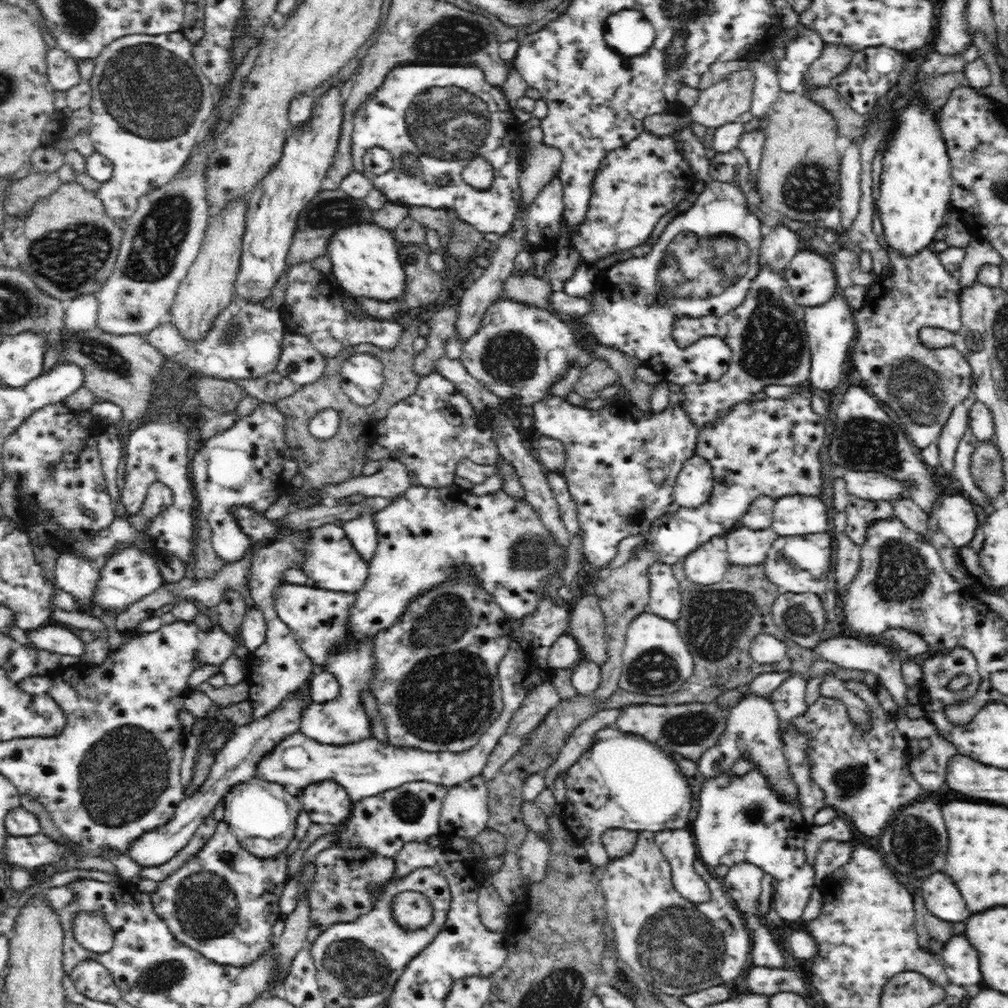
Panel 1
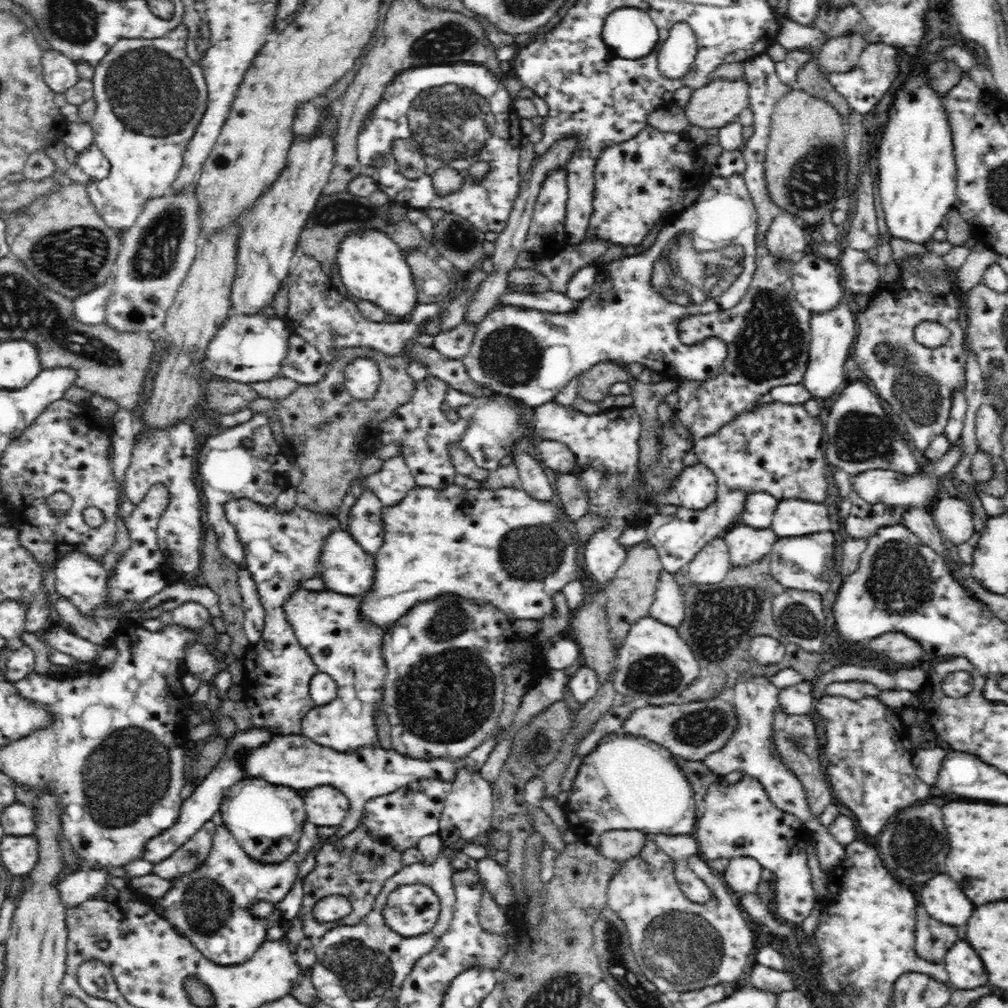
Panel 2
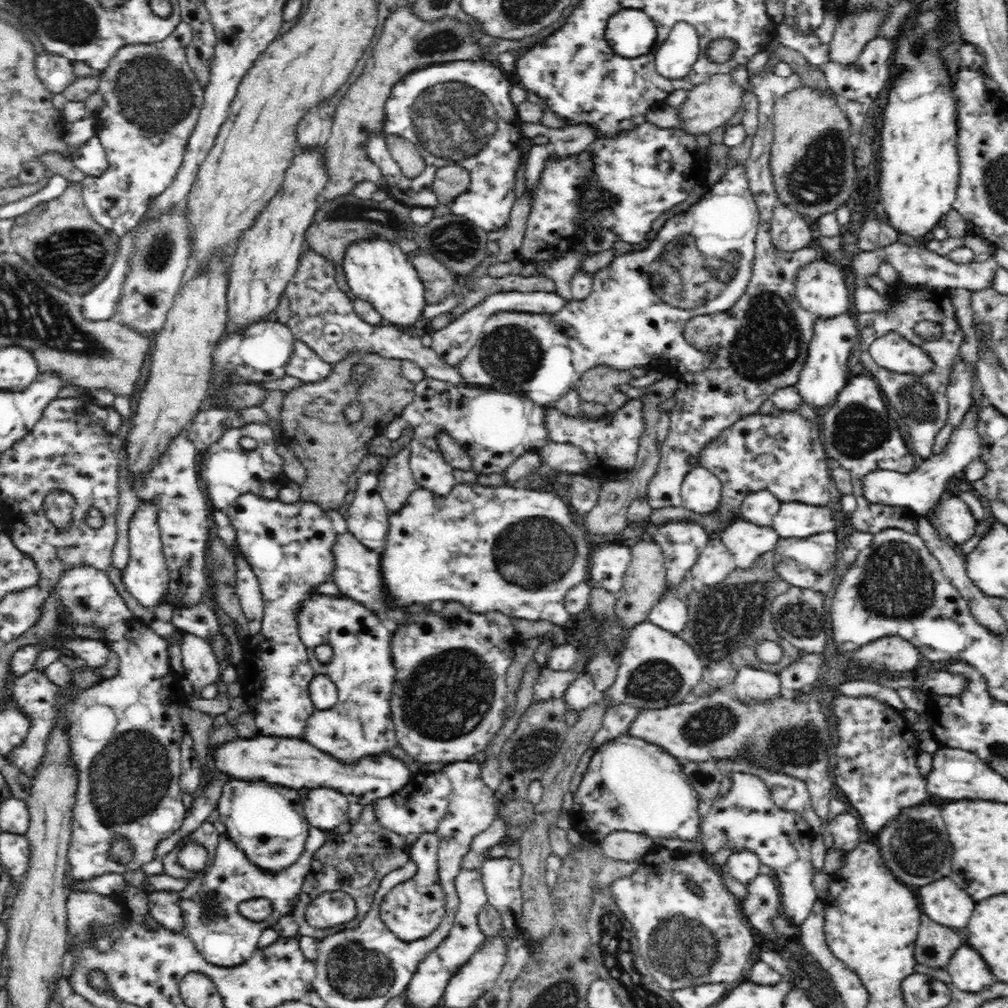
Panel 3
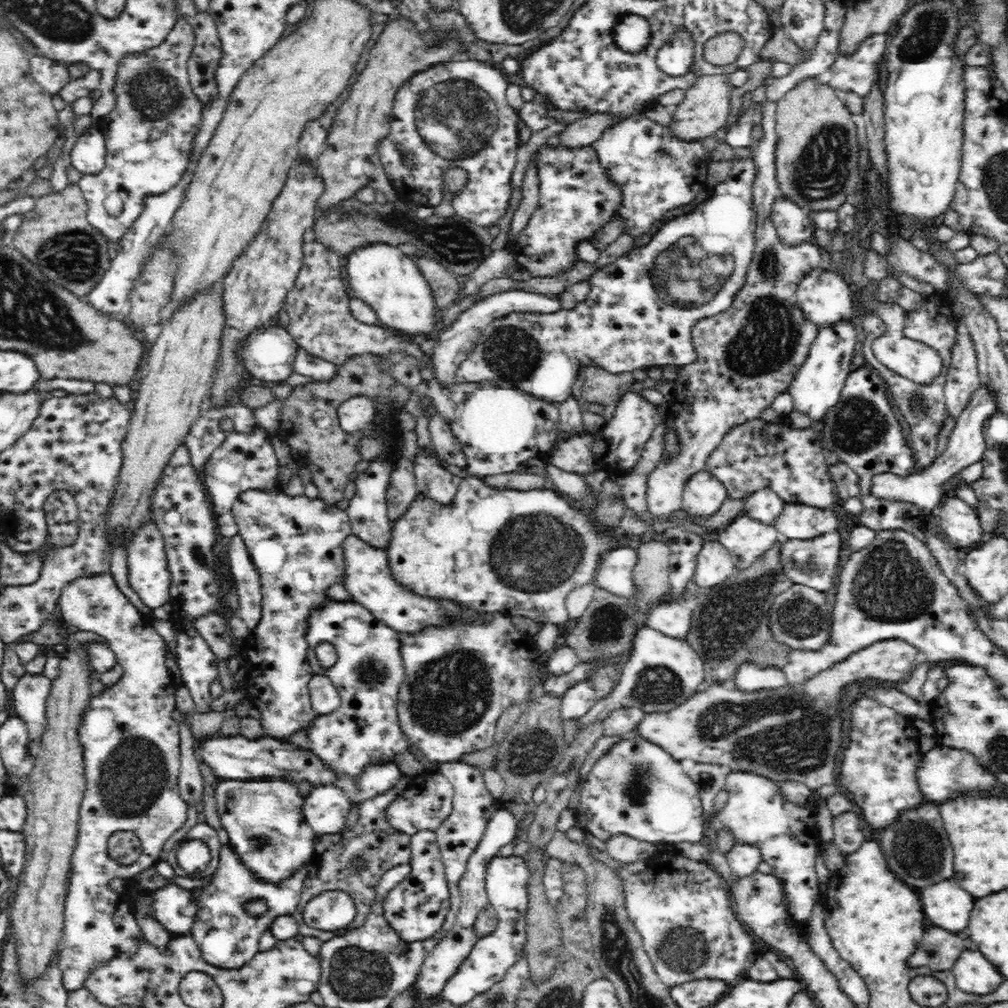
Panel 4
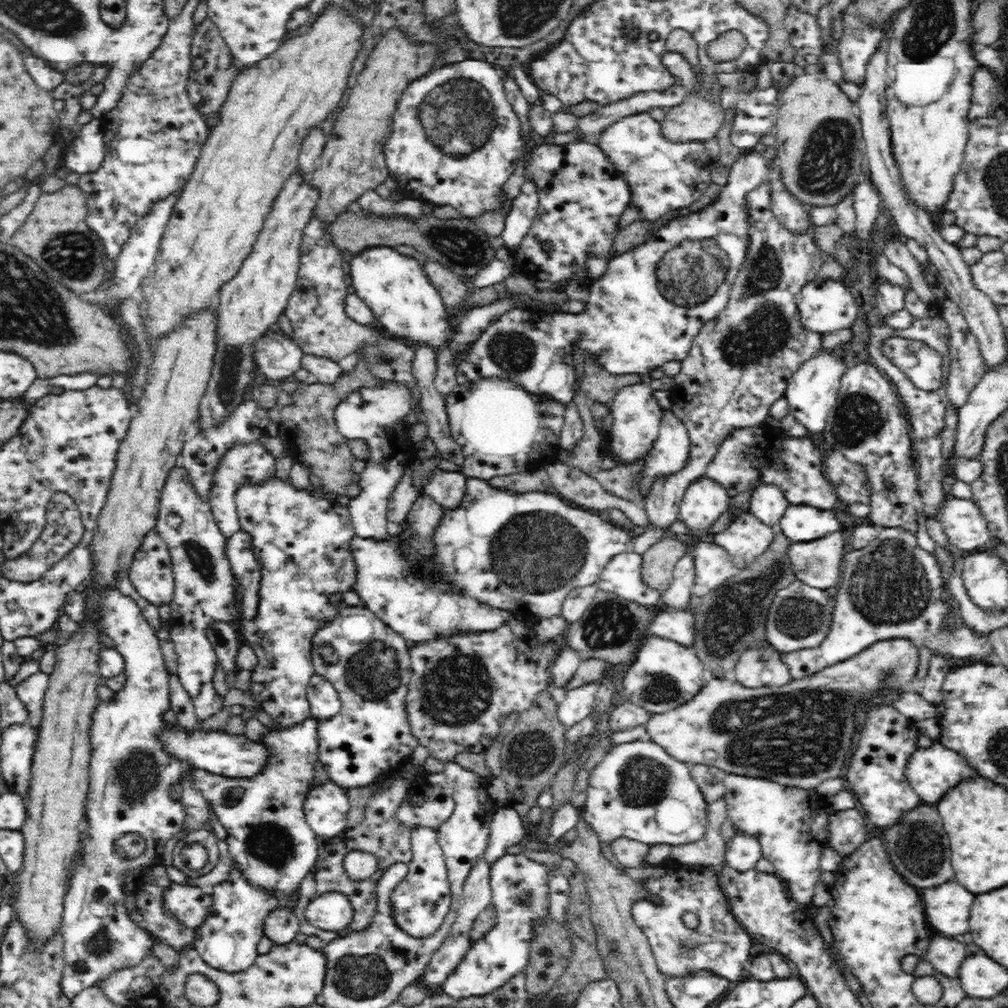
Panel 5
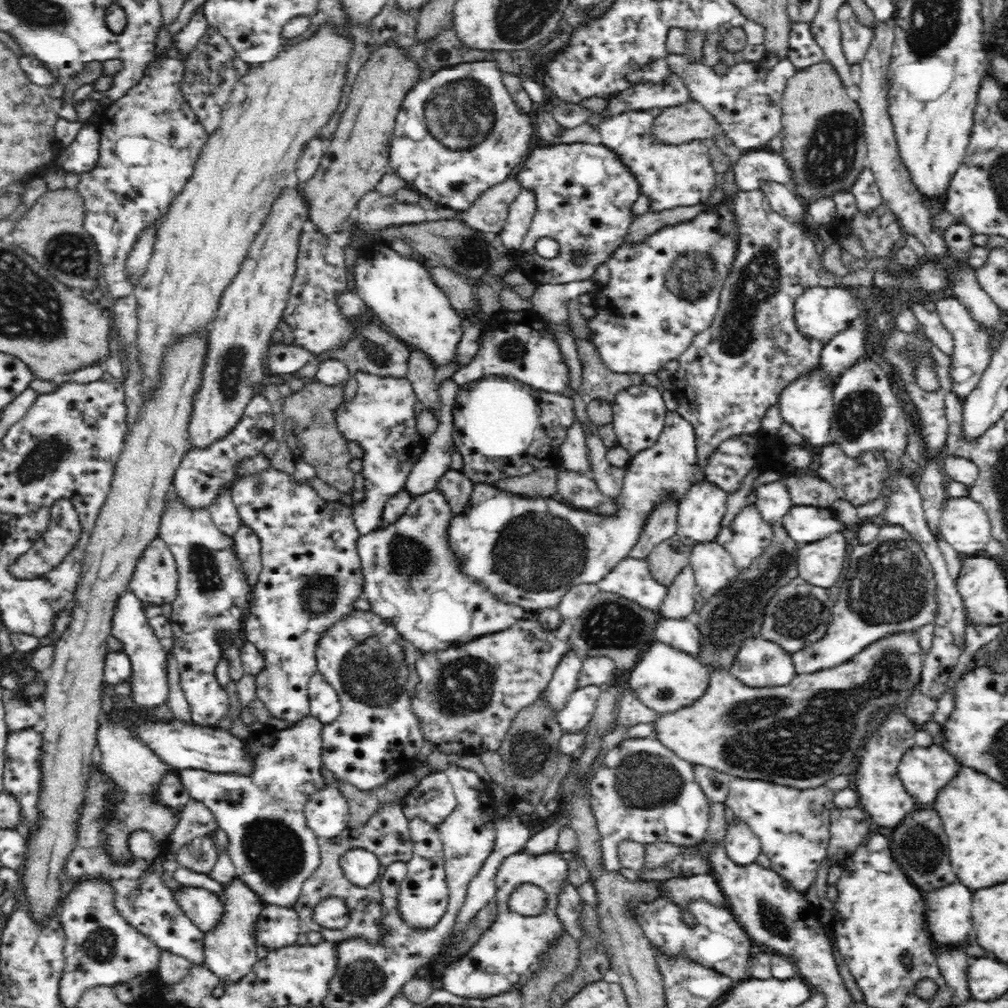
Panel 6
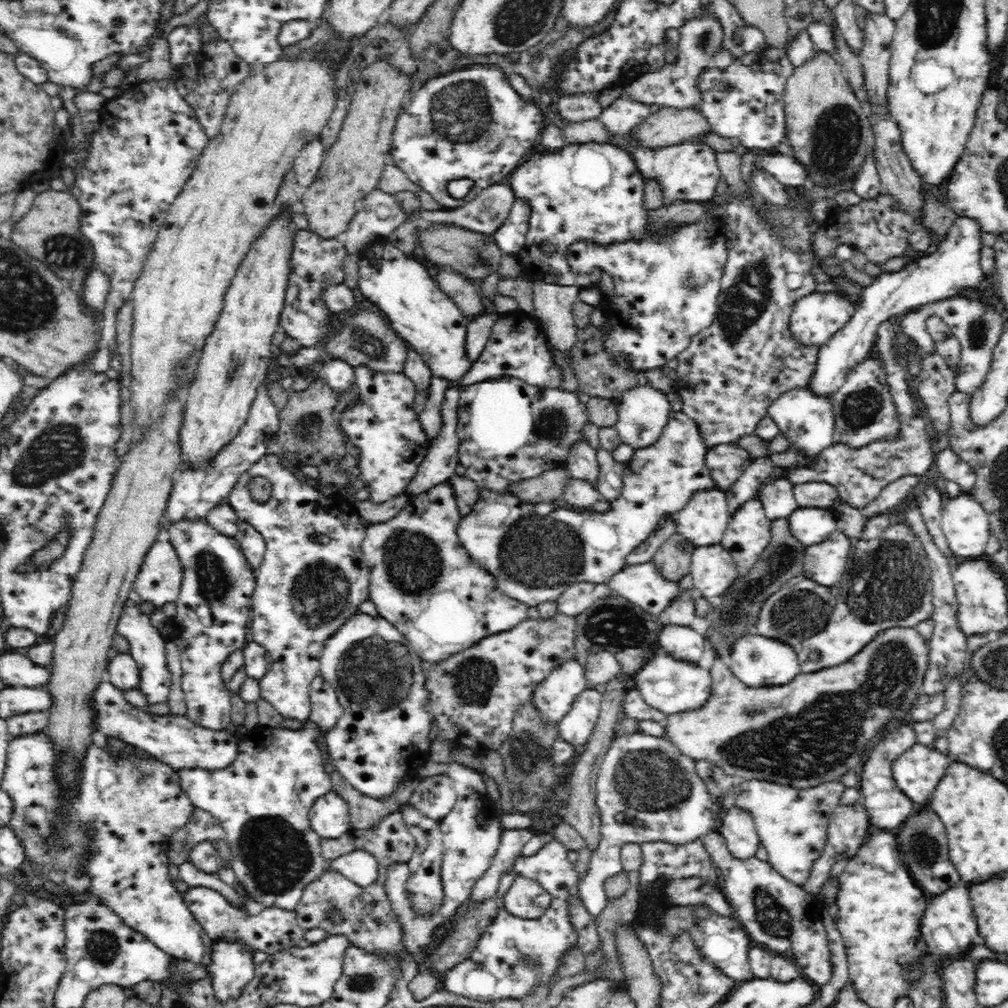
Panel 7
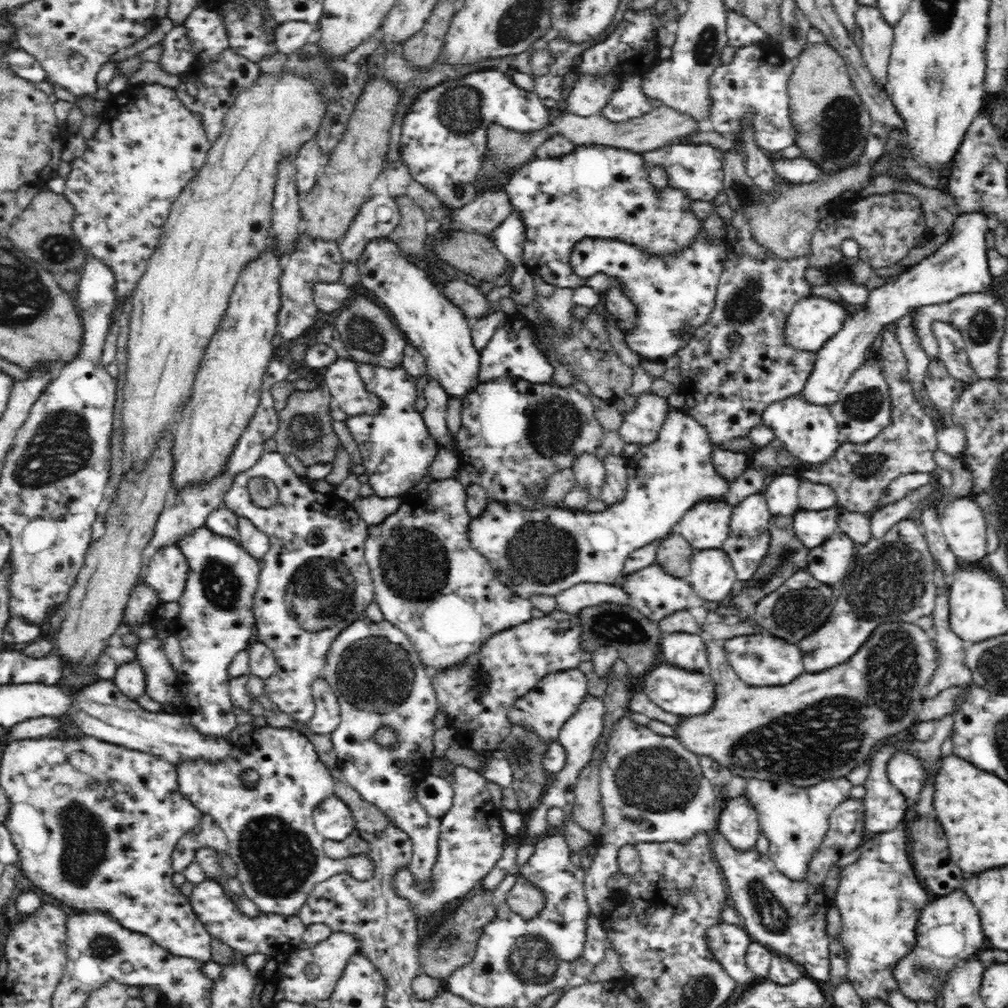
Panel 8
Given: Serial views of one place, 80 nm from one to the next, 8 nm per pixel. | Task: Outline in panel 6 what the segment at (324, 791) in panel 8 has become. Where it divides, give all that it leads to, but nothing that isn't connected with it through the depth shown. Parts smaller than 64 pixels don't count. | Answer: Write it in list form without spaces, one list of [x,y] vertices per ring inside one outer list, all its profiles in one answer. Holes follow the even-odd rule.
[[[308,716],[286,729],[274,730],[264,727],[262,731],[252,732],[246,742],[246,753],[252,759],[250,774],[217,773],[203,770],[186,769],[176,771],[194,803],[203,804],[216,817],[219,827],[229,838],[228,853],[237,873],[255,896],[265,905],[293,908],[298,902],[302,886],[310,875],[321,866],[319,836],[307,825],[306,803],[326,788],[322,778],[325,767],[322,751],[322,732],[325,727],[320,720]],[[350,850],[341,860],[344,876],[356,886],[370,886],[382,875],[378,858],[370,851]]]

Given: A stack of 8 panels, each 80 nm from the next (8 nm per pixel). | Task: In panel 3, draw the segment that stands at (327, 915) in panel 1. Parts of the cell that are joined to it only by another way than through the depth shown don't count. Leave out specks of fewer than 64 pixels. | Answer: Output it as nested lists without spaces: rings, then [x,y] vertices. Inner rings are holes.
[[[378,800],[365,804],[360,811],[358,820],[351,825],[351,829],[345,834],[337,836],[335,844],[338,850],[324,860],[322,870],[316,872],[316,874],[314,874],[314,860],[312,860],[311,871],[302,884],[301,893],[299,894],[300,899],[294,911],[291,912],[293,919],[299,924],[299,936],[322,940],[330,936],[330,934],[332,935],[332,930],[321,930],[320,928],[316,930],[307,923],[305,917],[307,904],[312,902],[312,899],[319,894],[341,890],[348,893],[356,901],[358,912],[354,922],[342,924],[342,926],[336,928],[337,932],[343,932],[346,928],[354,928],[358,924],[358,920],[362,920],[366,916],[372,906],[381,878],[388,871],[396,870],[396,868],[410,863],[411,859],[409,858],[409,846],[406,843],[406,837],[396,834],[396,832],[390,831],[390,829],[378,823],[376,809],[374,809],[377,802]]]

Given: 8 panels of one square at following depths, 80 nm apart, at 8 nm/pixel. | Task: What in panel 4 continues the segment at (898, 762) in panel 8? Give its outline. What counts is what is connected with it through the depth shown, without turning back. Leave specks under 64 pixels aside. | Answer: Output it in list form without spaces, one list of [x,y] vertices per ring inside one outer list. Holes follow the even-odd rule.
[[[939,744],[920,755],[915,764],[915,775],[918,789],[920,789],[923,799],[928,802],[944,802],[944,800],[952,798],[958,790],[988,792],[988,790],[992,790],[988,786],[998,784],[998,782],[994,782],[994,776],[991,776],[986,767],[982,766],[972,755]]]

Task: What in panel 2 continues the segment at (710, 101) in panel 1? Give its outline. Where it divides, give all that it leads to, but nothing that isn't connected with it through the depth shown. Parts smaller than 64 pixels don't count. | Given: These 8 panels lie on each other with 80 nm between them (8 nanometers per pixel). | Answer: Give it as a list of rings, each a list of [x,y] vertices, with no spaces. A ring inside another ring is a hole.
[[[721,77],[693,89],[690,100],[683,106],[683,113],[690,127],[722,129],[735,125],[737,116],[748,104],[744,77],[734,81]]]

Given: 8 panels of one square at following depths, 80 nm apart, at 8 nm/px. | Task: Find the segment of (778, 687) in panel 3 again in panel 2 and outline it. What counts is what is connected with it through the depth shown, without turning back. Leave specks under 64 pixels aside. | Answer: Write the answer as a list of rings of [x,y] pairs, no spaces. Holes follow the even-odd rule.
[[[754,673],[740,675],[732,687],[735,692],[734,707],[739,712],[741,724],[737,734],[723,750],[710,754],[709,758],[706,758],[704,762],[707,768],[712,769],[722,778],[732,772],[742,772],[744,775],[756,778],[778,810],[797,816],[803,825],[813,832],[822,872],[830,873],[846,858],[846,847],[838,844],[834,835],[830,833],[828,825],[824,825],[820,817],[812,814],[803,782],[782,765],[780,757],[772,747],[772,720],[779,706],[778,696],[781,689],[772,683],[770,676]]]

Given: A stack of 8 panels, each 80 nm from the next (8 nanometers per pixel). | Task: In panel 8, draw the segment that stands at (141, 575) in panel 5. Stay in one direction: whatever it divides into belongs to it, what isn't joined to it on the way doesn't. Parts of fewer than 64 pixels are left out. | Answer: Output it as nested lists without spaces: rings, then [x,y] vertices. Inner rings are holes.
[[[168,546],[147,555],[141,580],[150,583],[165,603],[178,602],[184,593],[188,574],[188,560],[180,547]]]

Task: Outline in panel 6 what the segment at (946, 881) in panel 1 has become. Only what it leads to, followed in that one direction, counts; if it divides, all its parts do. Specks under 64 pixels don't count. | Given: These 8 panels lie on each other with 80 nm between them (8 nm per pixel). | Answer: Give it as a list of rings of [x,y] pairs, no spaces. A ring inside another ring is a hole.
[[[950,884],[926,896],[926,924],[936,946],[961,947],[972,930],[972,891],[963,884]]]

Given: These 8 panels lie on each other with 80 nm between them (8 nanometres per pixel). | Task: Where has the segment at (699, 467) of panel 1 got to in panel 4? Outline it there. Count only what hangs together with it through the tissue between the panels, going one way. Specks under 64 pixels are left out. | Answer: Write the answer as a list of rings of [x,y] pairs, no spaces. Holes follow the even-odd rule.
[[[702,470],[686,484],[681,509],[694,520],[708,520],[720,510],[726,498],[726,487],[708,471]]]

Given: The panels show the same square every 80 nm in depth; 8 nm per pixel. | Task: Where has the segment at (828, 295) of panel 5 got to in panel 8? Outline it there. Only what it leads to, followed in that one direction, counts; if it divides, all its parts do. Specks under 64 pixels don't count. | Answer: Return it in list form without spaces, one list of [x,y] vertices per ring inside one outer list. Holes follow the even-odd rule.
[[[810,295],[800,300],[788,314],[782,331],[783,342],[799,352],[816,353],[835,333],[840,332],[852,311],[844,303],[832,302]]]

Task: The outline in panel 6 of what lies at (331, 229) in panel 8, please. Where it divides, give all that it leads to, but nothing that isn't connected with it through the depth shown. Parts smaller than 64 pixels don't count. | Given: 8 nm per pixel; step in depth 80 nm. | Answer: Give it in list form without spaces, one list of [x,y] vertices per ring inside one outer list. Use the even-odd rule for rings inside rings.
[[[391,41],[373,52],[359,70],[334,138],[327,143],[316,174],[303,184],[308,222],[314,224],[322,235],[328,237],[340,233],[348,224],[357,202],[364,194],[374,191],[383,174],[391,170],[389,148],[395,120],[406,94],[420,78],[417,66],[407,60]]]

